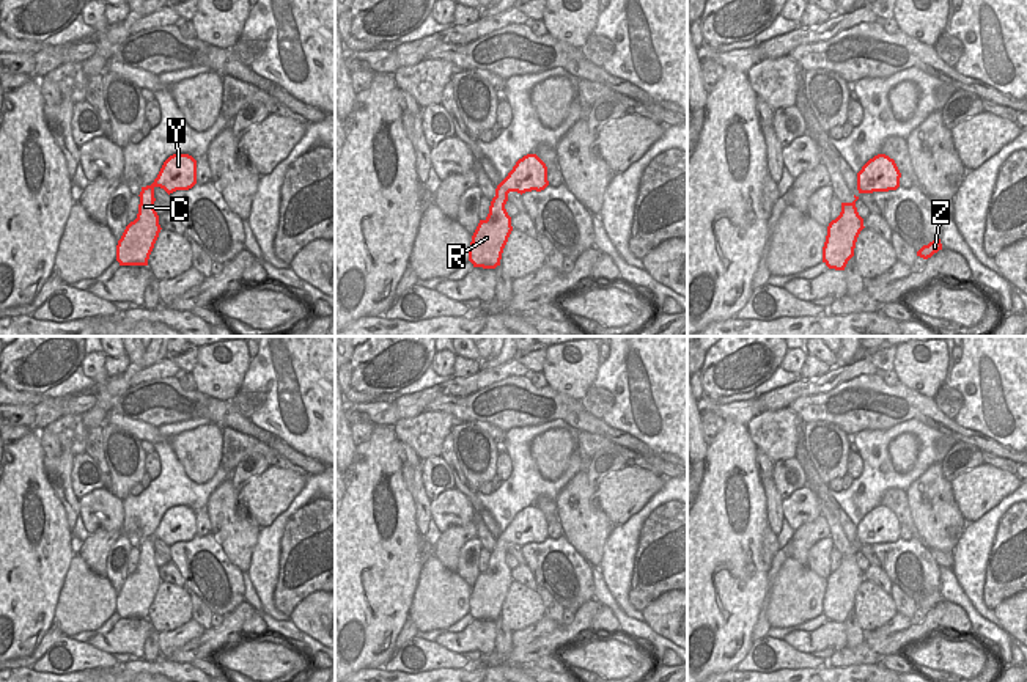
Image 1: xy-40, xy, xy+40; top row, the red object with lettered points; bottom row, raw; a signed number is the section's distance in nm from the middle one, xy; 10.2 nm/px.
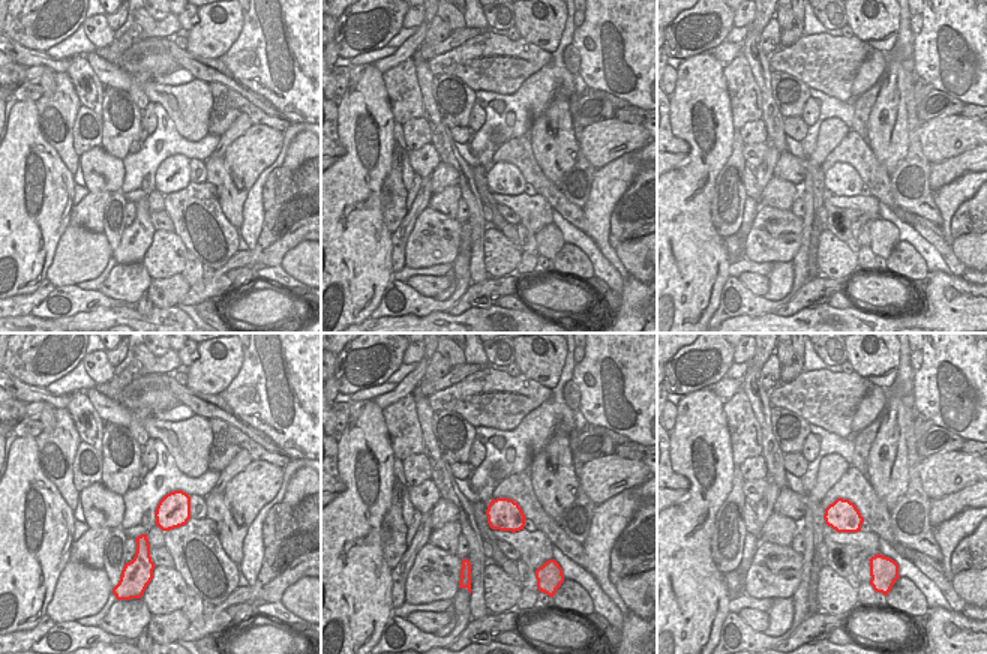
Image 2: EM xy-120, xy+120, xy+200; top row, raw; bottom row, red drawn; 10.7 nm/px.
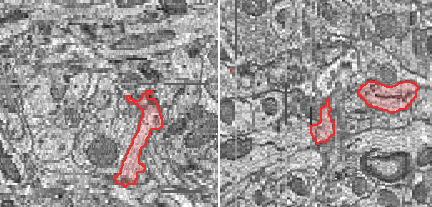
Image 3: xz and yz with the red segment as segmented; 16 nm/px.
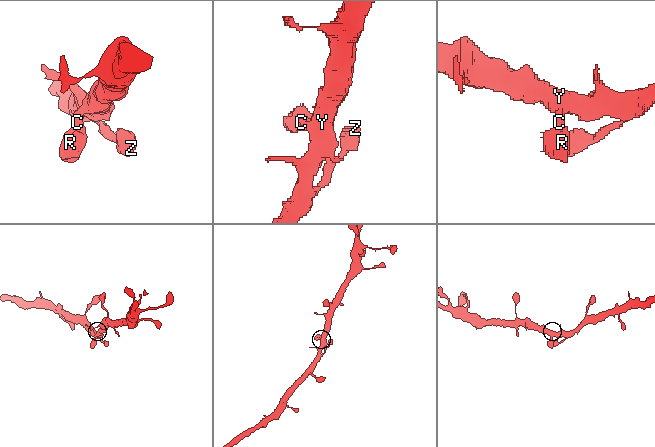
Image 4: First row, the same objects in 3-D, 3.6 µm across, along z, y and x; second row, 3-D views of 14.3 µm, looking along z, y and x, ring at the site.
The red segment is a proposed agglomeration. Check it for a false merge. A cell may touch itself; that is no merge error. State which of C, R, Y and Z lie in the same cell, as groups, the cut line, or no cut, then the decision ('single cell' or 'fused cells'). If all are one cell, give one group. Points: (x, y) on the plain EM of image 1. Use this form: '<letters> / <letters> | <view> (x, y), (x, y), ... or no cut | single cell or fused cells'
C R Y Z | no cut | single cell

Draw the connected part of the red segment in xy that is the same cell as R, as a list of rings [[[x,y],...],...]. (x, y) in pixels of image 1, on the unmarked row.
[[[527,506],[516,514],[508,528],[497,537],[489,566],[480,572],[469,599],[473,619],[495,621],[513,583],[505,556],[510,544],[541,544],[549,537],[547,519],[536,506]]]

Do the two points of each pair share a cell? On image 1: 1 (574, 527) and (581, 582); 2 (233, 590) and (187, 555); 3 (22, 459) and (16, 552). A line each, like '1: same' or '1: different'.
1: different
2: same
3: same

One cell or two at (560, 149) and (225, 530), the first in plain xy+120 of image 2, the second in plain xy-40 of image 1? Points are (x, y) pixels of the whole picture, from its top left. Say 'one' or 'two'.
one

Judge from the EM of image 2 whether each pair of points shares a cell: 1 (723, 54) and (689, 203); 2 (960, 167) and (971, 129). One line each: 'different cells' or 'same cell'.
1: different cells
2: different cells

